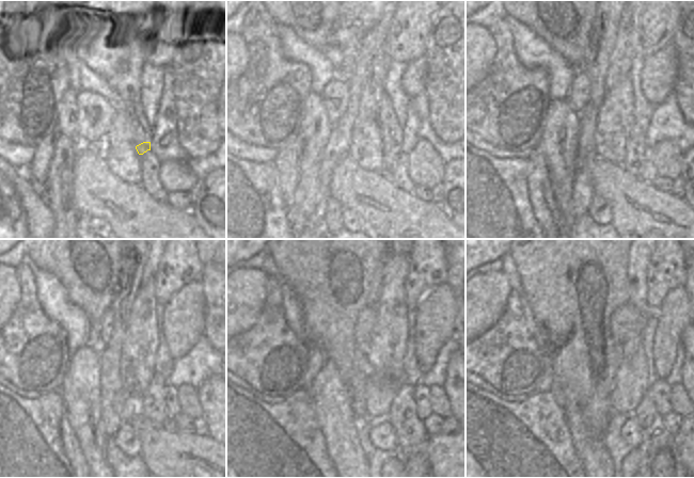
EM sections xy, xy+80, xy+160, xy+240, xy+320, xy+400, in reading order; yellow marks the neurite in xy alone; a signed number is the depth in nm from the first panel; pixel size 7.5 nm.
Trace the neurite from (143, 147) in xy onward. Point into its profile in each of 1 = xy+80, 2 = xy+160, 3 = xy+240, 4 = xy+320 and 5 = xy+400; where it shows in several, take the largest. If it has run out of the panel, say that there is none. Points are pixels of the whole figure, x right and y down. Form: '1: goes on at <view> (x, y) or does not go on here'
1: goes on at xy+80 (391, 150)
2: goes on at xy+160 (634, 149)
3: goes on at xy+240 (153, 405)
4: goes on at xy+320 (411, 435)
5: goes on at xy+400 (657, 445)

